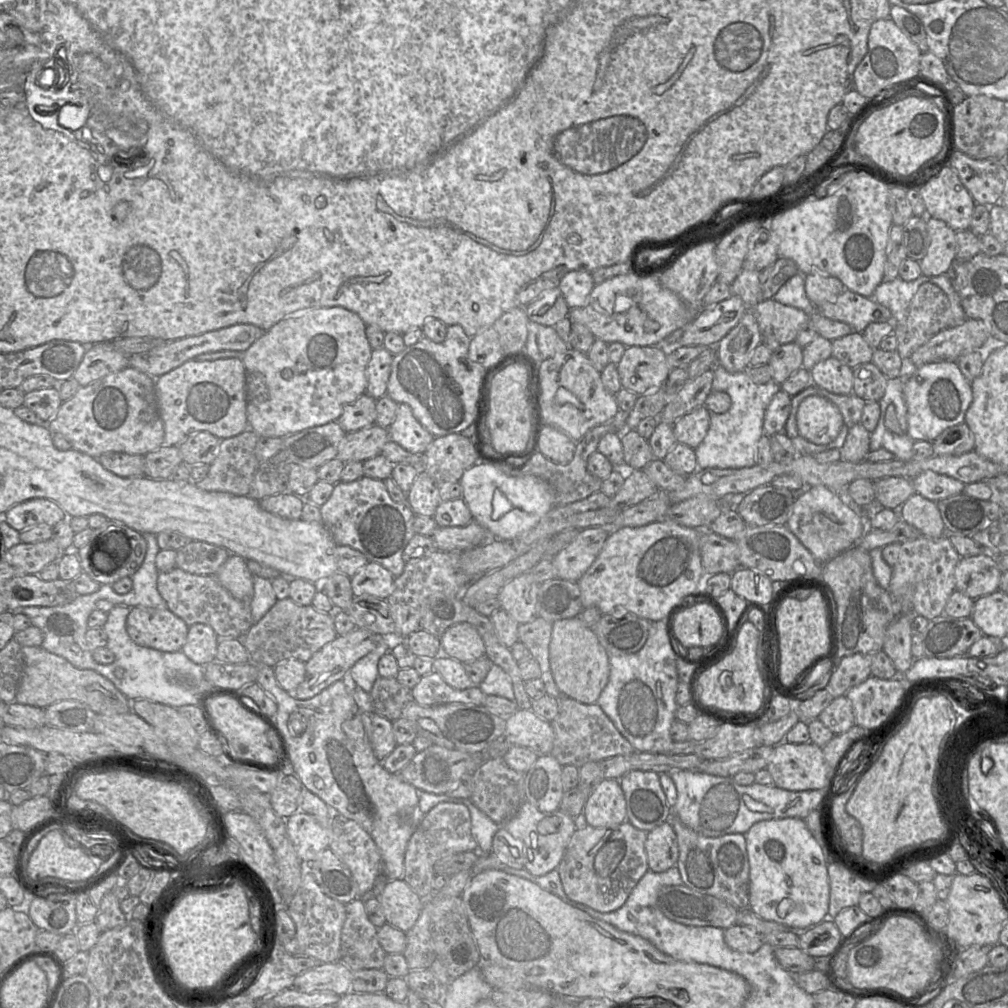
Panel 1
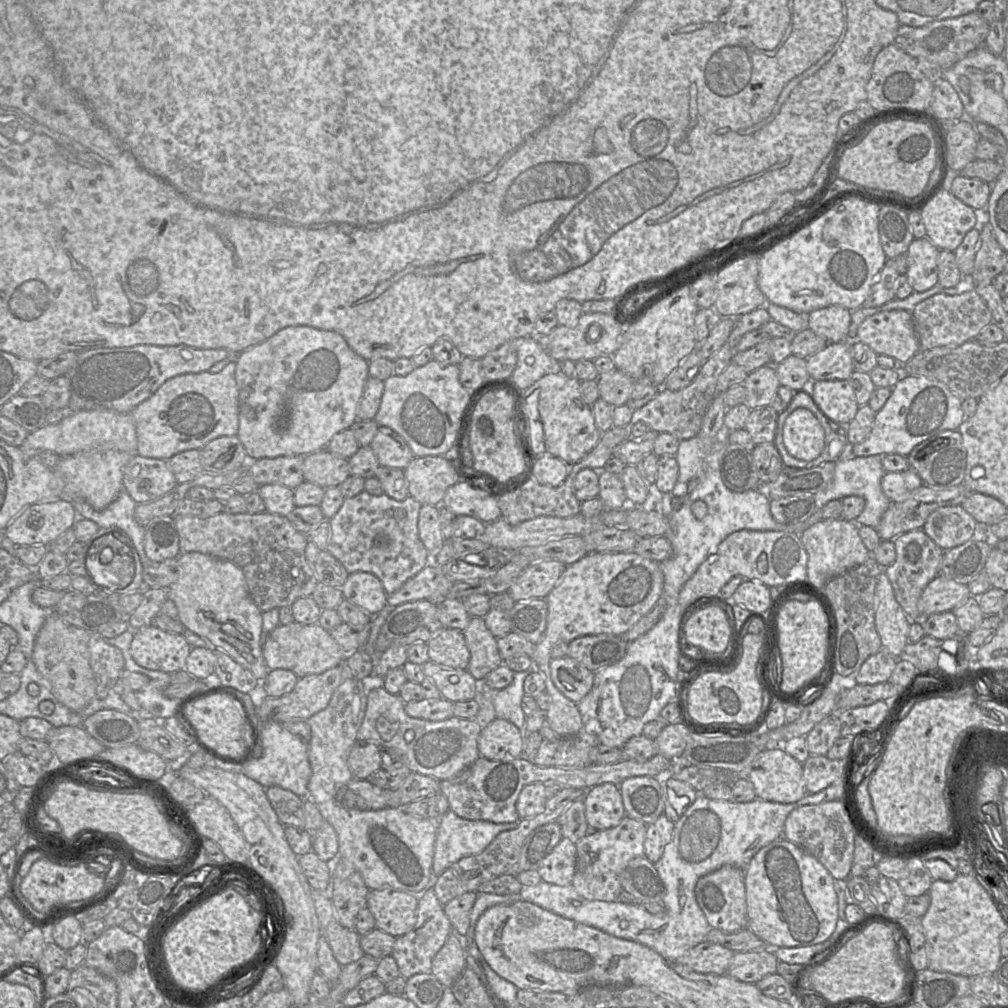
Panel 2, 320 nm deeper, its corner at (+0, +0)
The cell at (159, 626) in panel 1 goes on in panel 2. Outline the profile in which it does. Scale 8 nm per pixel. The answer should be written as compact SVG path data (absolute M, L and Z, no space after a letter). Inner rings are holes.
M151 624L135 631L130 654L144 668L171 674L185 669L191 648L182 634L166 632Z

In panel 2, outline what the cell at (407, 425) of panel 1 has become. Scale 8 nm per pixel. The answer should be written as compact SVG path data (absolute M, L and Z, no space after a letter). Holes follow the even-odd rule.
M386 426L378 427L370 447L380 466L404 470L415 457L404 438Z

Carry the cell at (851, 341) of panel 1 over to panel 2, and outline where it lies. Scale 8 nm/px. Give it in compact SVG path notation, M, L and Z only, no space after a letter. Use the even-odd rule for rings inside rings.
M852 342L828 343L821 351L806 359L811 382L820 380L849 380L854 372Z

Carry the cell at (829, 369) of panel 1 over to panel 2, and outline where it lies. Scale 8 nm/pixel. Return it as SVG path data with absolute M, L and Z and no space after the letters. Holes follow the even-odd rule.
M820 380L811 382L810 393L819 409L831 420L849 424L859 405L849 380Z

